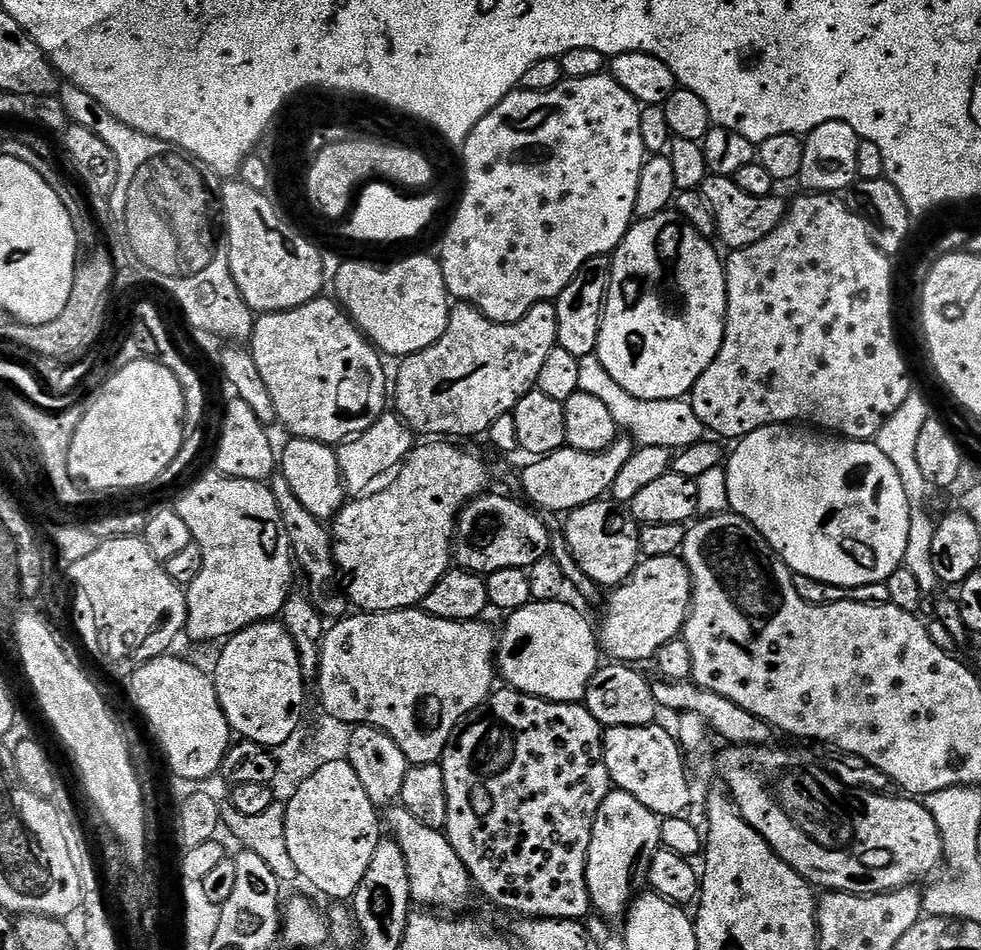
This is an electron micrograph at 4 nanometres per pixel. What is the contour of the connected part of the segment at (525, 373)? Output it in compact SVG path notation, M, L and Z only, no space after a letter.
M456 302L451 305L448 314L448 325L442 334L442 338L438 338L438 342L434 342L430 346L426 346L426 350L415 352L409 356L403 357L399 361L398 367L394 372L394 404L396 400L395 415L403 420L404 425L411 428L413 433L422 435L424 438L456 438L452 436L480 436L483 437L487 433L492 423L497 422L498 418L514 411L518 406L520 399L527 392L533 391L538 382L538 374L542 370L542 365L546 363L546 358L550 355L550 350L557 348L556 339L558 338L558 314L556 313L555 303L535 304L525 316L518 322L513 324L499 324L493 320L485 318L477 308L463 302Z

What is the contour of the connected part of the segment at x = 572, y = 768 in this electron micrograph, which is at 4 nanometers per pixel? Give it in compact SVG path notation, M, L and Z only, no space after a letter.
M507 686L493 691L492 695L479 704L470 715L464 716L462 722L450 734L450 742L442 757L442 767L446 778L447 826L445 835L454 846L458 858L466 866L469 877L477 889L484 891L484 896L492 904L505 908L508 912L517 912L517 917L534 920L579 920L583 921L592 908L592 899L586 882L586 866L590 838L594 830L594 818L608 797L613 787L610 774L606 770L604 757L604 728L590 714L583 704L559 704L553 700L543 700L537 696L528 696Z

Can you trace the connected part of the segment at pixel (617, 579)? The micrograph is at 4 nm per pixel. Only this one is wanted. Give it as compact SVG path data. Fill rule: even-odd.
M608 498L575 508L573 512L567 513L564 520L566 542L569 543L574 561L596 585L608 590L628 580L640 563L640 529L641 525L621 505Z

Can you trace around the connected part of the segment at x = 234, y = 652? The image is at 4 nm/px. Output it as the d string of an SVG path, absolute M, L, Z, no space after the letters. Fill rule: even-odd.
M263 620L260 624L251 624L238 634L223 641L220 657L216 660L214 683L218 702L228 719L228 727L237 737L253 740L263 748L277 749L295 732L301 731L300 719L304 716L304 691L306 685L302 678L302 666L298 662L298 650L284 629L283 623L276 620Z

